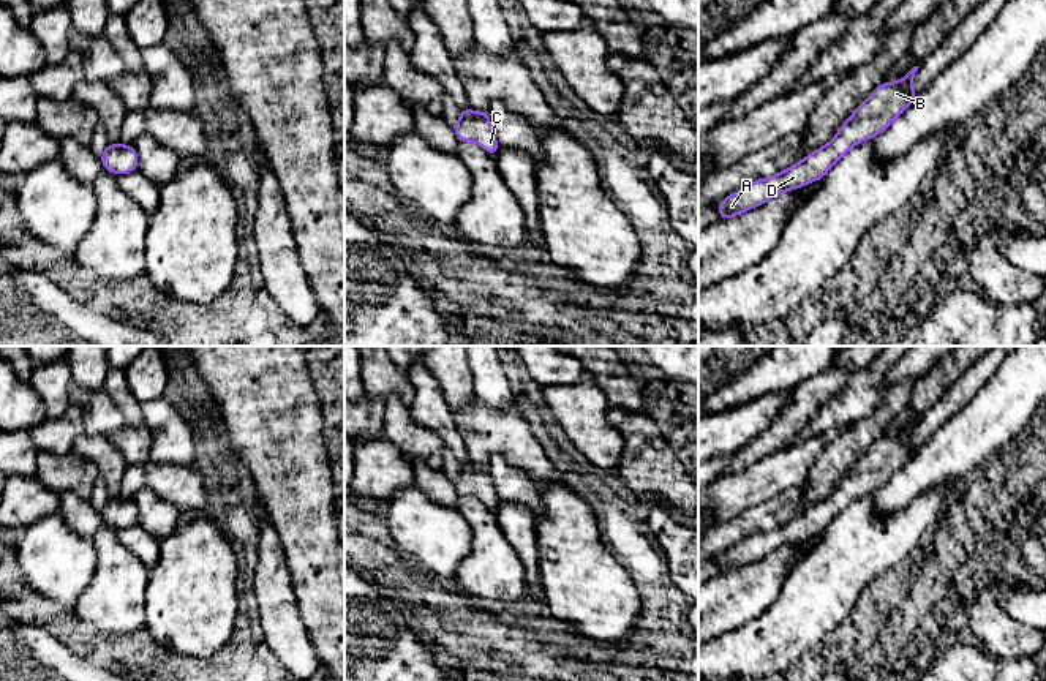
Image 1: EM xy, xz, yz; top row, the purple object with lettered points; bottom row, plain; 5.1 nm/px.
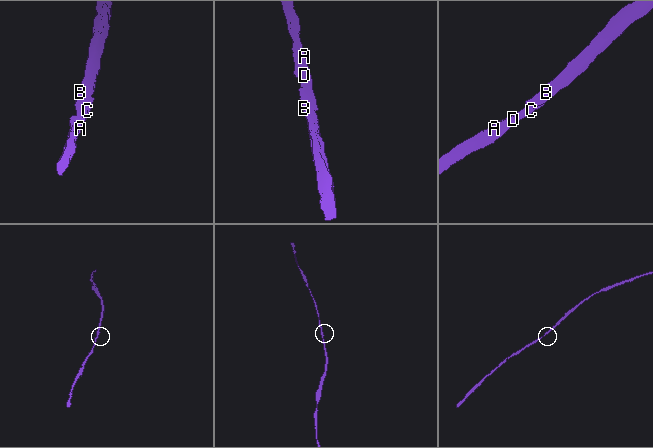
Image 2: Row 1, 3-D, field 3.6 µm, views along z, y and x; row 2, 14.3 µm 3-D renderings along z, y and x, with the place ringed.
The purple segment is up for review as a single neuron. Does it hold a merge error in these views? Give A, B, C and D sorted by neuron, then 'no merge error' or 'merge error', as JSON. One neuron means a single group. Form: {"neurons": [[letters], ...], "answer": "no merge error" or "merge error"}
{"neurons": [["A", "B", "C", "D"]], "answer": "no merge error"}

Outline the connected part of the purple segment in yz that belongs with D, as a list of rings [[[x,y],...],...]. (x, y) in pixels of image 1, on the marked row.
[[[913,66],[896,82],[883,81],[856,106],[855,112],[841,125],[836,136],[826,145],[811,152],[806,158],[785,171],[751,182],[716,204],[719,221],[760,207],[785,191],[798,190],[807,183],[822,180],[834,163],[853,145],[883,133],[918,96],[912,87],[918,68],[920,66]]]

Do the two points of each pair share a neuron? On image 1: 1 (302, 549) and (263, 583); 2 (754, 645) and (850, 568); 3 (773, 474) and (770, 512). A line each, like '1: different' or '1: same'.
1: different
2: same
3: different

